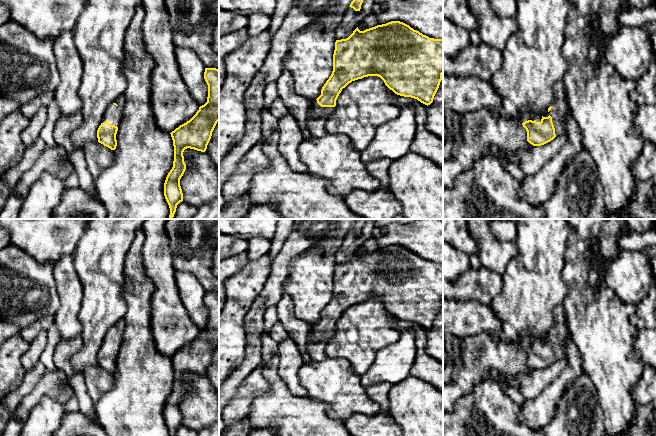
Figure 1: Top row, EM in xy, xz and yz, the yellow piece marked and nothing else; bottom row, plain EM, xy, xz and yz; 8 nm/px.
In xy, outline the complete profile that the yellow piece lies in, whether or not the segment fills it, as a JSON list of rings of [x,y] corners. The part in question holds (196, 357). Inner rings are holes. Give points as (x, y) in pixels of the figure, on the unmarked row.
[[[205,292],[204,303],[208,309],[207,326],[199,331],[189,345],[170,357],[174,370],[174,385],[164,407],[164,420],[170,436],[176,436],[177,429],[183,425],[180,403],[186,394],[184,374],[190,372],[205,376],[219,345],[219,294]]]

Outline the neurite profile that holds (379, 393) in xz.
[[[380,383],[366,388],[368,398],[377,402],[381,407],[381,414],[389,414],[388,393],[392,387],[391,383]]]

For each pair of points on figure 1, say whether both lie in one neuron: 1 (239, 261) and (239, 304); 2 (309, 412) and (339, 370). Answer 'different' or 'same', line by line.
1: different
2: different

